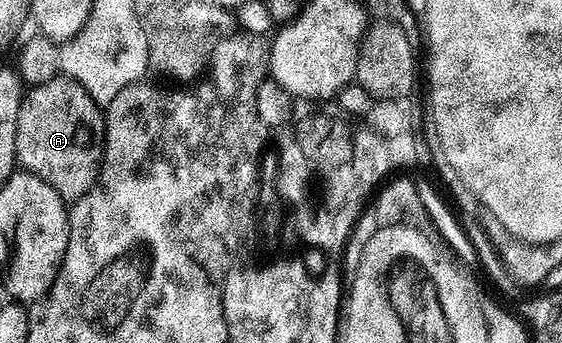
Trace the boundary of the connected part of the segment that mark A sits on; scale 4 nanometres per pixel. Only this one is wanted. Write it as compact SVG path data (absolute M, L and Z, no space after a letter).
M63 75L55 77L48 83L31 86L20 100L16 124L16 160L27 172L54 187L63 201L71 203L90 191L100 173L100 161L104 157L105 128L105 114L97 108L96 101L82 85Z

